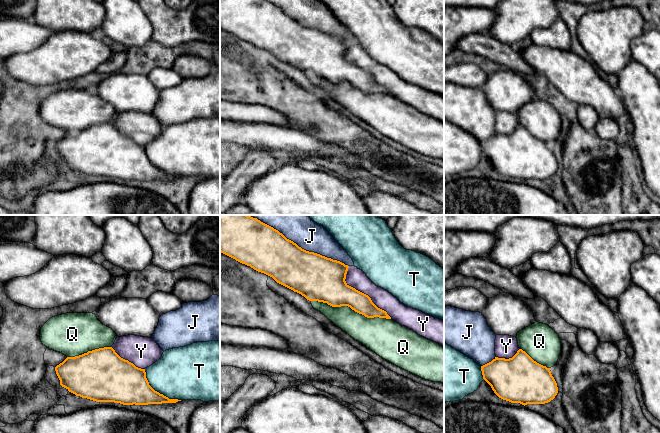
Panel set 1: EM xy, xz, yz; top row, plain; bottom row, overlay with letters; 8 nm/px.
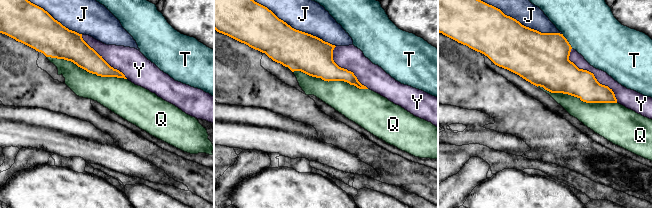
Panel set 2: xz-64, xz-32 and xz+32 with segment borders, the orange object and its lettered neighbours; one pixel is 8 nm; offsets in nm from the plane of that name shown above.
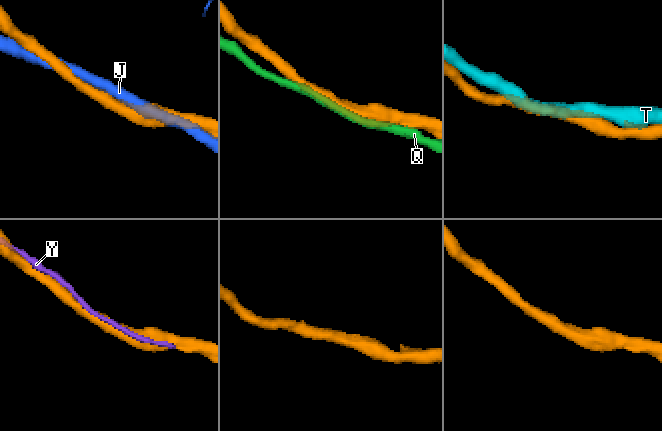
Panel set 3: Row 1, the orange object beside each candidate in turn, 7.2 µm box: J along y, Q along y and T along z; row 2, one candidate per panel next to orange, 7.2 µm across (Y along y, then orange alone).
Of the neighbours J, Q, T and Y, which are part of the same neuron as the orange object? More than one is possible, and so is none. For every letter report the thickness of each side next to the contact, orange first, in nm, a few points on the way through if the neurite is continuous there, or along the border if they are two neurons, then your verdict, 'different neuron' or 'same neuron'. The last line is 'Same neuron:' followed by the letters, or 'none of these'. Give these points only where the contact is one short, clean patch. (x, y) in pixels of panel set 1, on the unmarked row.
J: calibres 360 and 220 nm; different neuron
Q: calibres 280 and 240 nm; different neuron
T: calibres 320 and 420 nm; different neuron
Y: calibres 260 and 160 nm; same neuron
Same neuron: Y

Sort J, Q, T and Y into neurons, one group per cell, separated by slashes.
J / Q / T / Y

